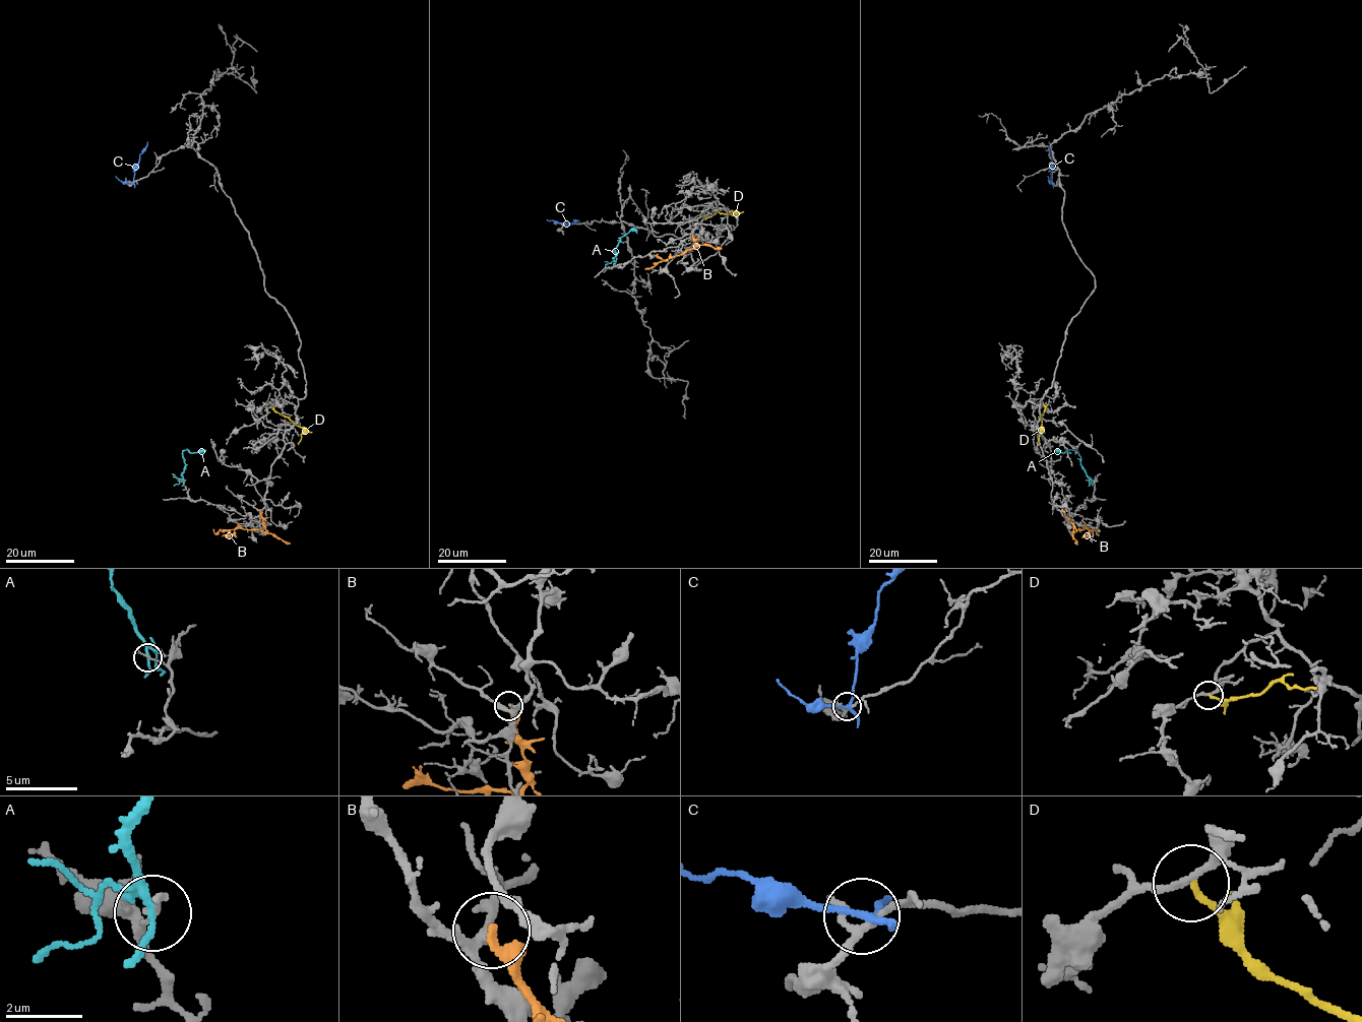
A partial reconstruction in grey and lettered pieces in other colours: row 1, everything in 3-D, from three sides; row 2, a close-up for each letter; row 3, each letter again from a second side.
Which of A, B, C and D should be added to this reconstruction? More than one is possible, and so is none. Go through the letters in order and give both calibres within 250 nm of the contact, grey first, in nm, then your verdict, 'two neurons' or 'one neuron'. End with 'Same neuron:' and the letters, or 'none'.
A: 150/150 nm | two neurons
B: 240/280 nm | two neurons
C: 160/170 nm | two neurons
D: 180/150 nm | two neurons
Same neuron: none

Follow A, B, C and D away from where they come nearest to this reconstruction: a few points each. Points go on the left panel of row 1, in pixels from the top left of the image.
A: (184, 482), (183, 451), (205, 450)
B: (260, 510), (263, 528), (236, 527), (217, 532), (212, 529)
C: (132, 183), (134, 168), (147, 141)
D: (269, 403), (303, 430), (298, 445)

